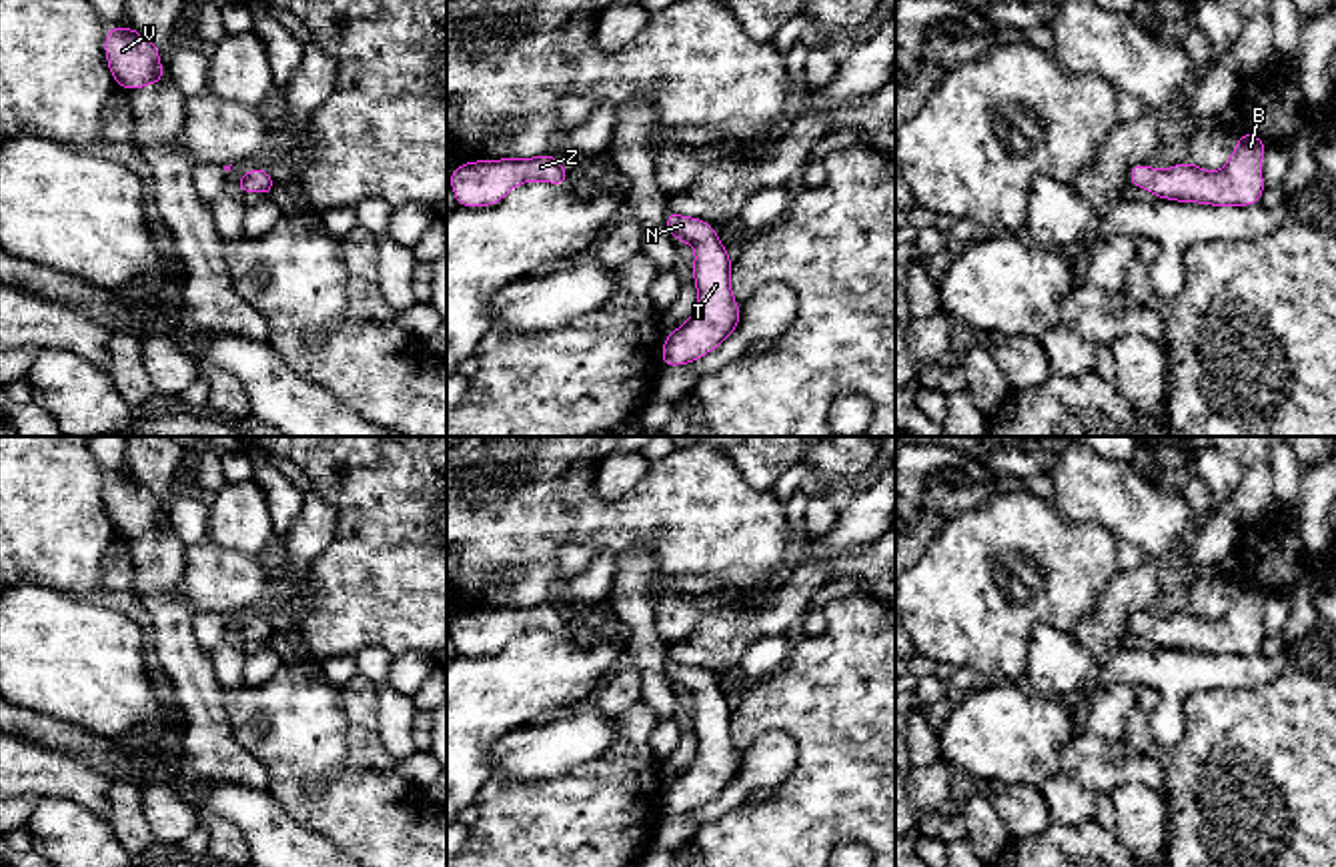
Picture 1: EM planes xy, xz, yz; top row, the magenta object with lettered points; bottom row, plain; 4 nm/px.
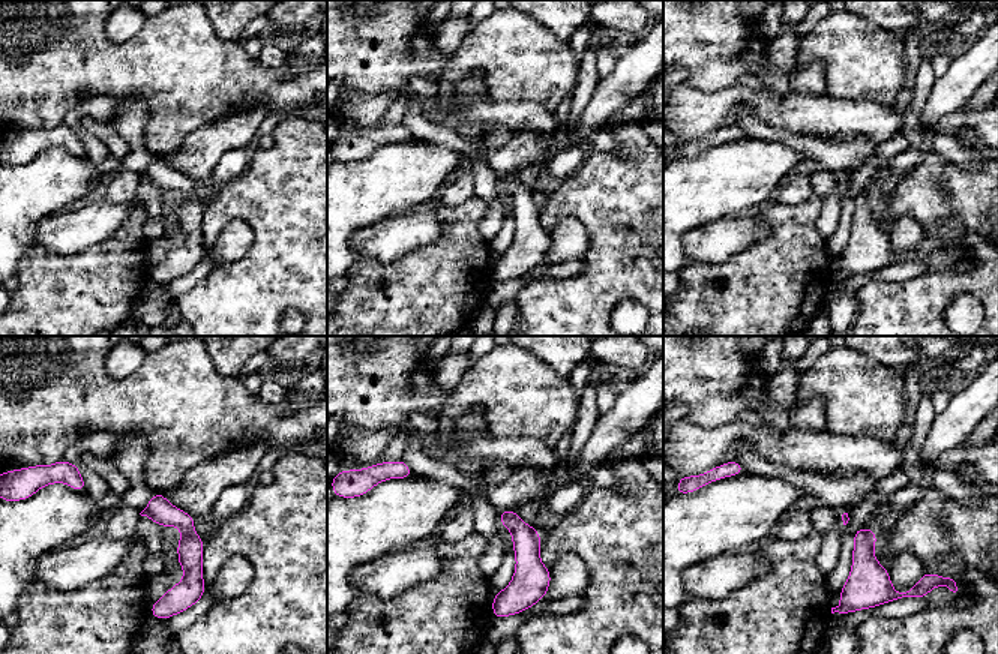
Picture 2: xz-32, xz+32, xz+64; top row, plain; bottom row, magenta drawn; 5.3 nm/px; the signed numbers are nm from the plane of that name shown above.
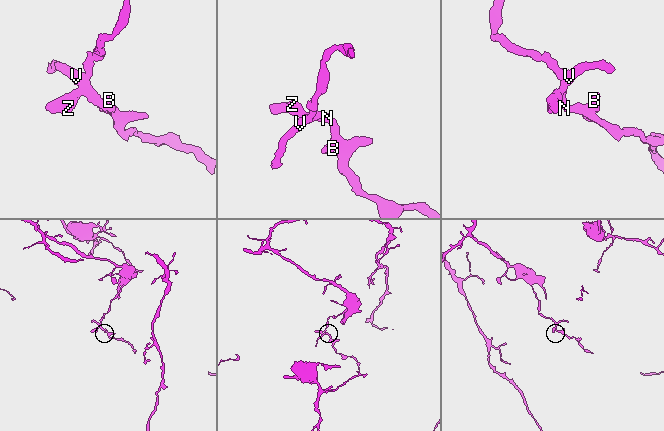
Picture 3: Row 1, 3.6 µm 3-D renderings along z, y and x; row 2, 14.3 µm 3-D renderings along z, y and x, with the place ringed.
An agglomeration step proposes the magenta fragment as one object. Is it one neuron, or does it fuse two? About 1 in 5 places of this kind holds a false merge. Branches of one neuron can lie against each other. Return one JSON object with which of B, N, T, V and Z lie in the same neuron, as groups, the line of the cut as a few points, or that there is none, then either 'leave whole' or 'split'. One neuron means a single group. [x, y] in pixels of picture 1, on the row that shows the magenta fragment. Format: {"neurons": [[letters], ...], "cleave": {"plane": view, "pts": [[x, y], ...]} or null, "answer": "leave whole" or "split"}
{"neurons": [["B", "N", "T", "V", "Z"]], "cleave": null, "answer": "leave whole"}

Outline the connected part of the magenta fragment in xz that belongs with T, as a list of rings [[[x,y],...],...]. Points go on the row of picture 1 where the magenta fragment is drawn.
[[[665,212],[667,232],[679,242],[695,246],[693,282],[697,306],[661,344],[663,366],[683,366],[713,352],[733,334],[741,308],[731,292],[731,262],[717,230],[707,220]]]

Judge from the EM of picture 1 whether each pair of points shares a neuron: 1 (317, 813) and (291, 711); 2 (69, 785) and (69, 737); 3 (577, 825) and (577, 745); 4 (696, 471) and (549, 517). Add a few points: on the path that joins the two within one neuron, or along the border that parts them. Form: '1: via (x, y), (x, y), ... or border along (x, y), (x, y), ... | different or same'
1: via (291, 789), (291, 737) | same
2: border along (25, 739), (81, 759), (109, 779) | different
3: border along (615, 737), (595, 757), (563, 773), (533, 781) | different
4: via (659, 507), (647, 517), (585, 517) | same

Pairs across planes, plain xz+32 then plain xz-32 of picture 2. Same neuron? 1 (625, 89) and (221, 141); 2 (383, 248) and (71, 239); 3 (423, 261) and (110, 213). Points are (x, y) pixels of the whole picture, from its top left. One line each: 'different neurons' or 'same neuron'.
1: same neuron
2: same neuron
3: different neurons

